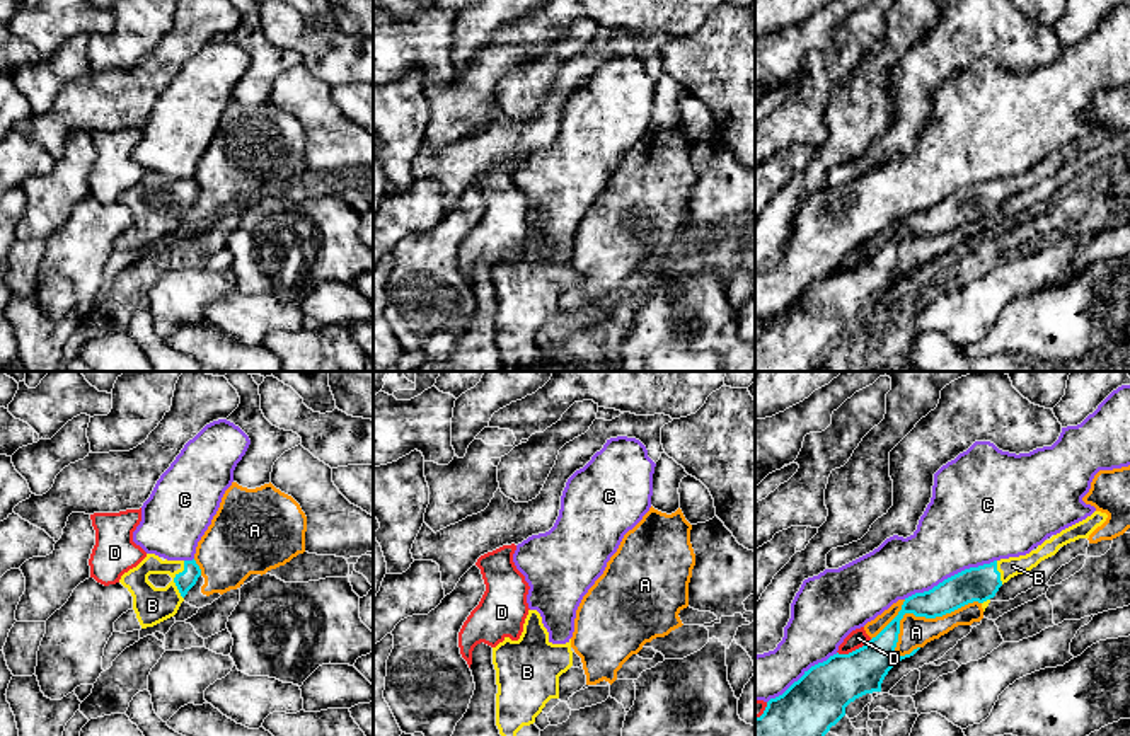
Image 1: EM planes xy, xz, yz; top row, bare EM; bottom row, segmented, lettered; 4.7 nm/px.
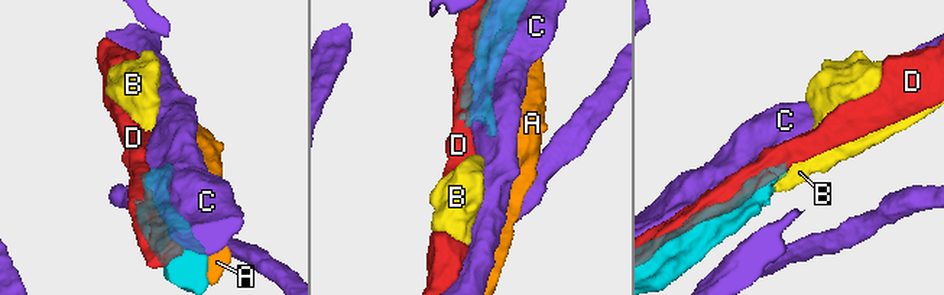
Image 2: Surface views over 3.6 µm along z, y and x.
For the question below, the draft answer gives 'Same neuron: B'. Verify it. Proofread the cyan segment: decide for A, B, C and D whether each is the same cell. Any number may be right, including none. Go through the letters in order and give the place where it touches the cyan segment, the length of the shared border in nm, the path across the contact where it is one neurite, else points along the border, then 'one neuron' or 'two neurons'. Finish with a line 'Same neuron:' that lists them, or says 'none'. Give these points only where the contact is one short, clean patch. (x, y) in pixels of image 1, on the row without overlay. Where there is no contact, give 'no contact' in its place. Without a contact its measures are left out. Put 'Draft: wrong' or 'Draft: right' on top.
Draft: right
A: contact yz (922, 234); length 480 nm; two neurons
B: contact xy (174, 198); length 180 nm; way xy (186, 198), (174, 198), (152, 224); one neuron
C: contact yz (951, 195); length 480 nm; two neurons
D: contact yz (856, 268); length 180 nm; two neurons
Same neuron: B

